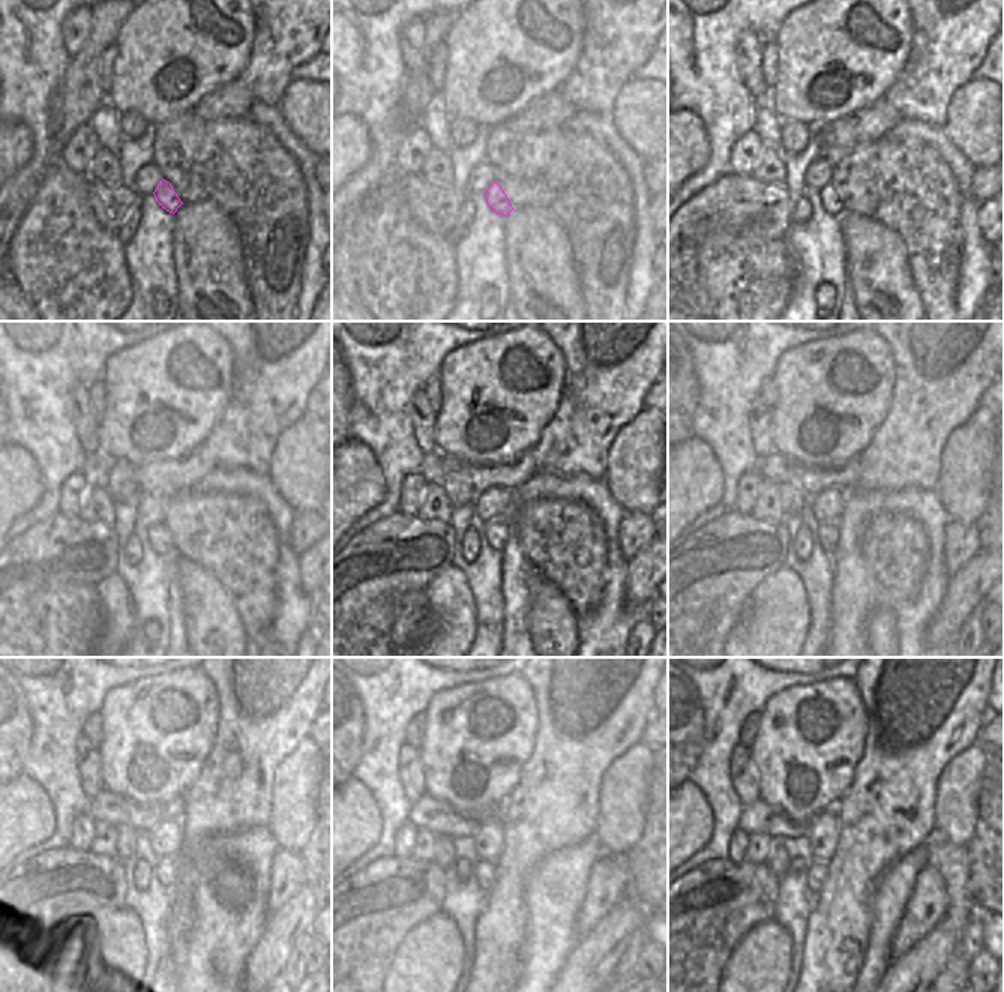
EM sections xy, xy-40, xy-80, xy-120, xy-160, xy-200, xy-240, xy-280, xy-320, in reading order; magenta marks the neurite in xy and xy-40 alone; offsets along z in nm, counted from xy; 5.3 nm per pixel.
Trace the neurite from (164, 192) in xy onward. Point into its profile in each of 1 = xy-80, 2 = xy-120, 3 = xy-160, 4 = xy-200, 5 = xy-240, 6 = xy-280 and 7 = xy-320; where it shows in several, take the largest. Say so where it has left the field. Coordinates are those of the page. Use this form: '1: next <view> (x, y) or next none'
1: next xy-80 (829, 195)
2: next xy-120 (159, 538)
3: next xy-160 (497, 532)
4: next xy-200 (829, 530)
5: next xy-240 (155, 868)
6: next xy-280 (485, 872)
7: next xy-320 (818, 871)

